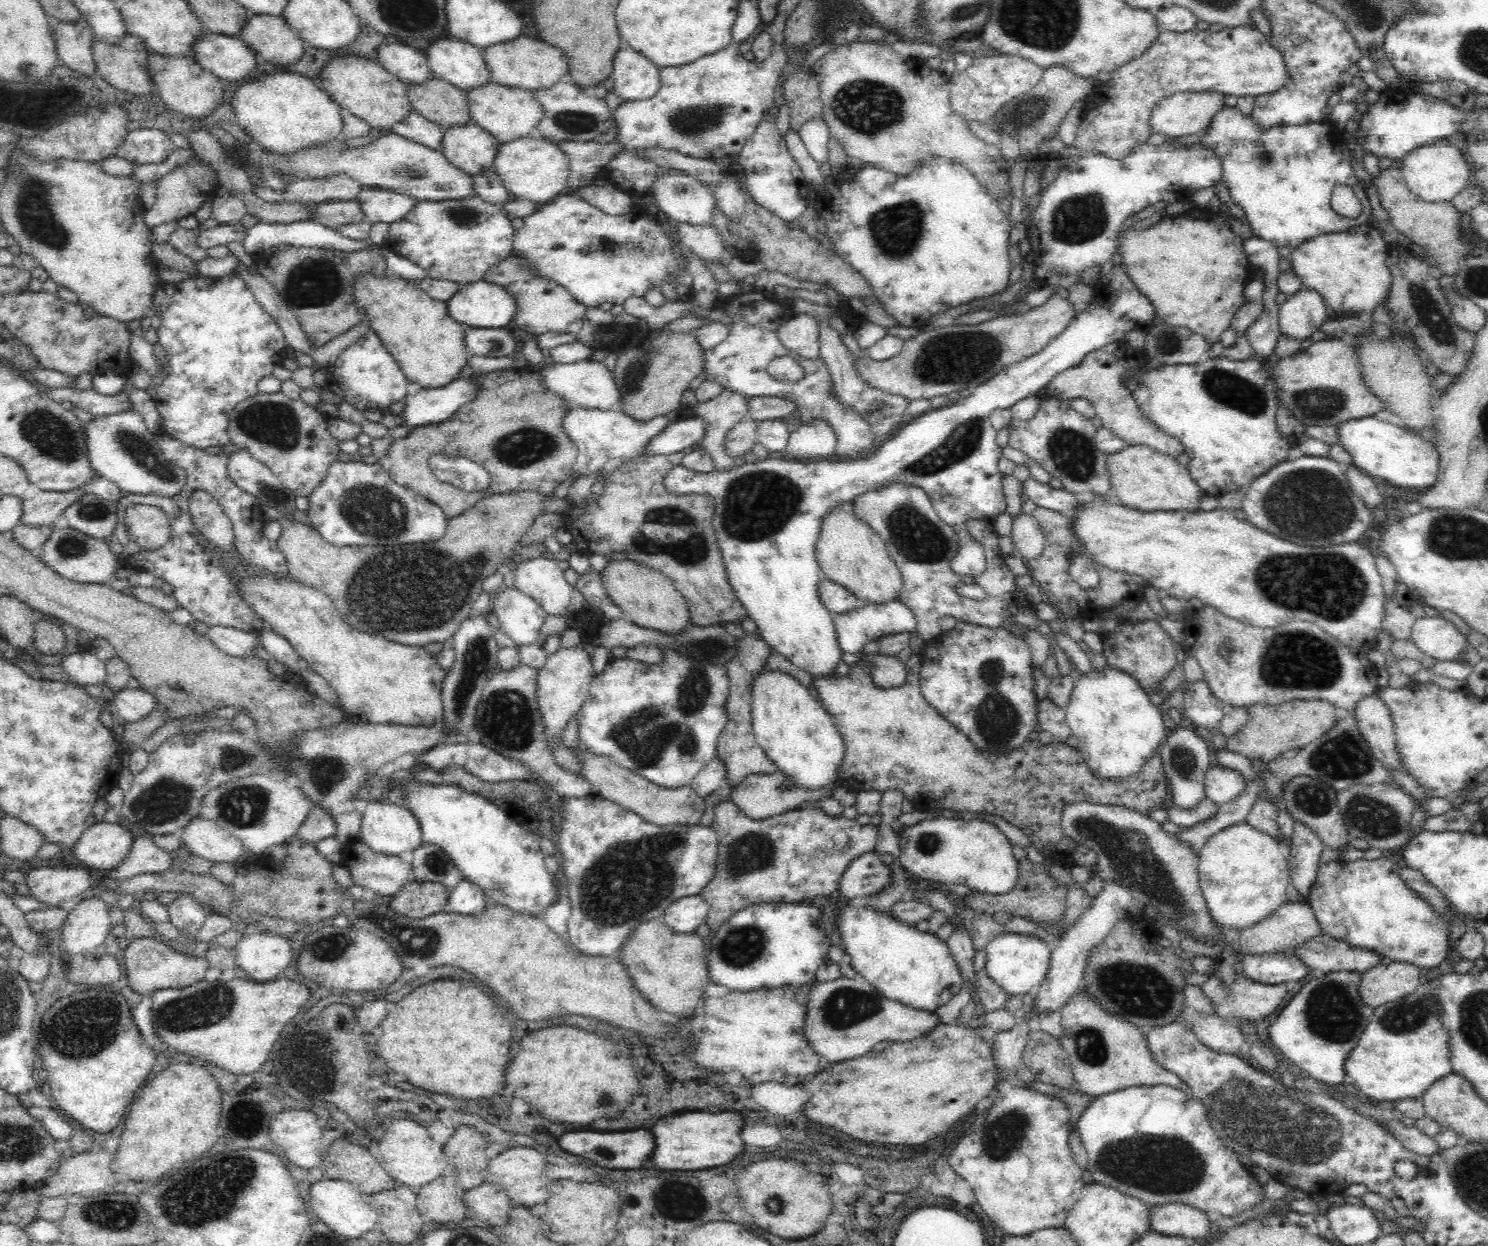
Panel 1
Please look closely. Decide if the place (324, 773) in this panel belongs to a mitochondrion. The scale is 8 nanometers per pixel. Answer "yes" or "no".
yes

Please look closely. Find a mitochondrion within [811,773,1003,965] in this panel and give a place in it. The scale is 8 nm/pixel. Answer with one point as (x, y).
(927, 844)

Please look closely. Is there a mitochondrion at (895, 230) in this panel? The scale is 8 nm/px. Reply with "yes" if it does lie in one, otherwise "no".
yes

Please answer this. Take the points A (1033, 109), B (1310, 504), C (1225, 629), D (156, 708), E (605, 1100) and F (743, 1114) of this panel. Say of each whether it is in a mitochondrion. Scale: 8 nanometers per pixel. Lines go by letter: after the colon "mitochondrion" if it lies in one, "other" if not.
A: mitochondrion
B: mitochondrion
C: other
D: other
E: mitochondrion
F: other

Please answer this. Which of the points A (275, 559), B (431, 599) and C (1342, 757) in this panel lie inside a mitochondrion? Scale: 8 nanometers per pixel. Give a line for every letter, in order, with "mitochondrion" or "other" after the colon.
A: other
B: mitochondrion
C: mitochondrion

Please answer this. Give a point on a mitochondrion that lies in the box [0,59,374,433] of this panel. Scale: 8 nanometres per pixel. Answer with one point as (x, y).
(35, 213)

